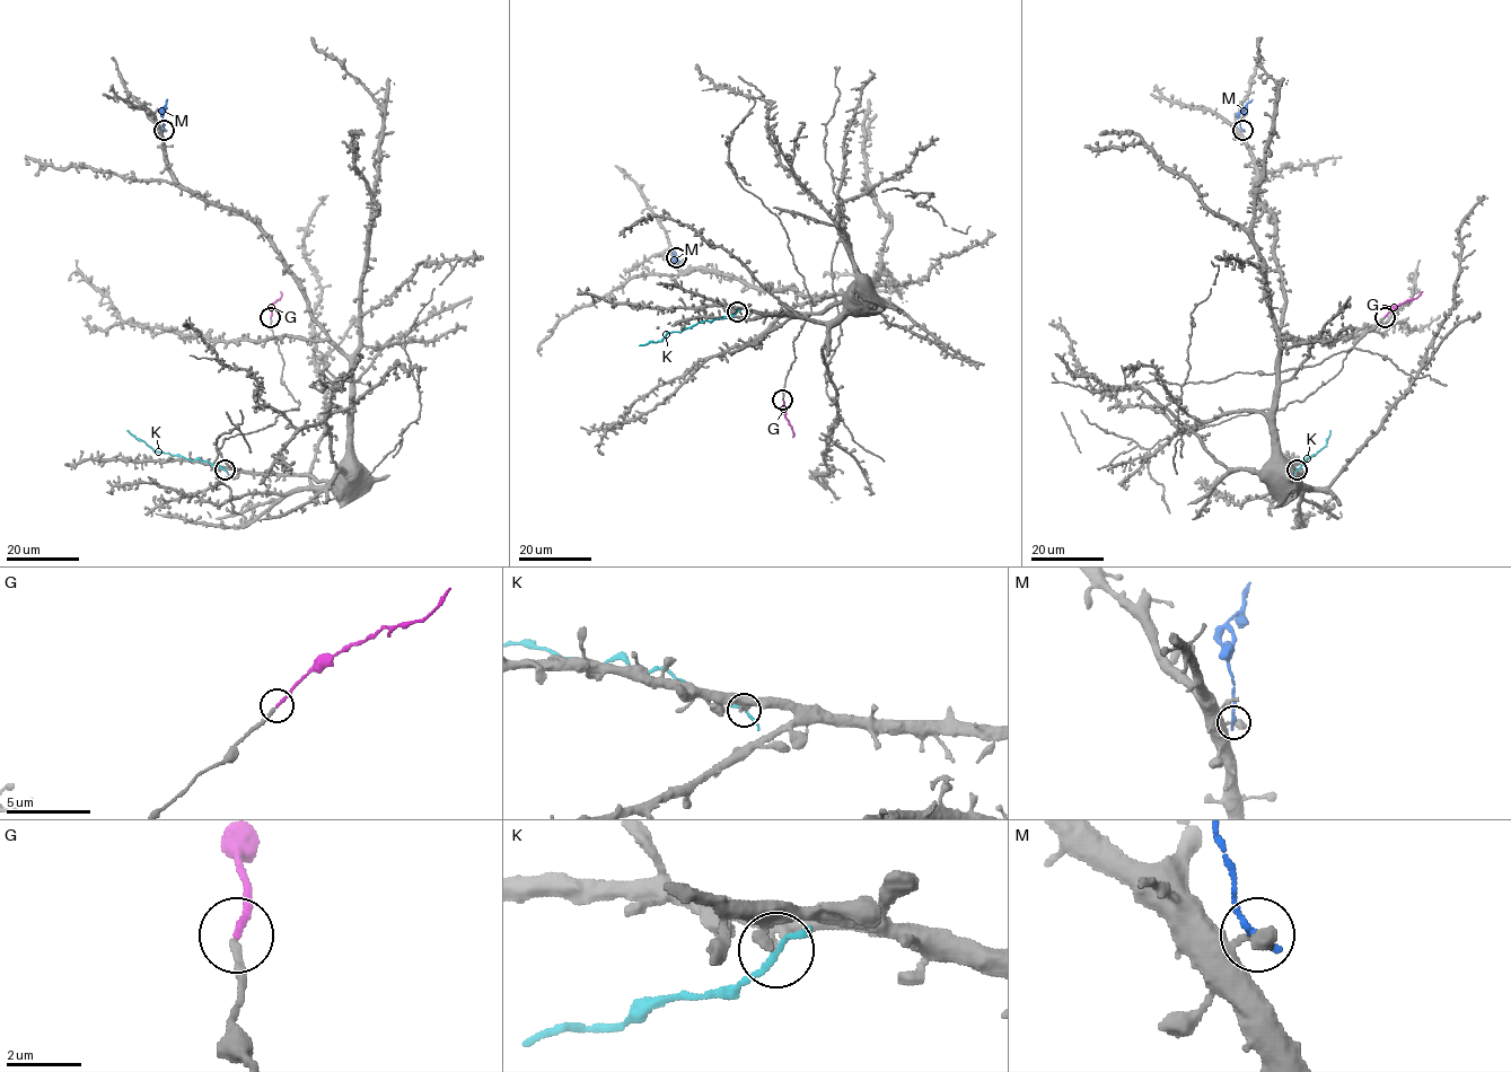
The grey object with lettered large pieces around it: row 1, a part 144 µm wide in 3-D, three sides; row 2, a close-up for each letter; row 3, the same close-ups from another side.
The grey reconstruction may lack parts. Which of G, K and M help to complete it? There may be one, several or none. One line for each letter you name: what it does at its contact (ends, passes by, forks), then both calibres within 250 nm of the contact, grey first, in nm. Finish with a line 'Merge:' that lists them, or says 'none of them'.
G: it ends there; 200 nm thick on the grey side, 160 nm on the other
Merge: G

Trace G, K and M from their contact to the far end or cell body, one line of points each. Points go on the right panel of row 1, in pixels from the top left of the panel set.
G: (1385, 317), (1422, 291)
K: (1296, 469), (1326, 446), (1331, 430)
M: (1242, 130), (1238, 113), (1253, 99)

